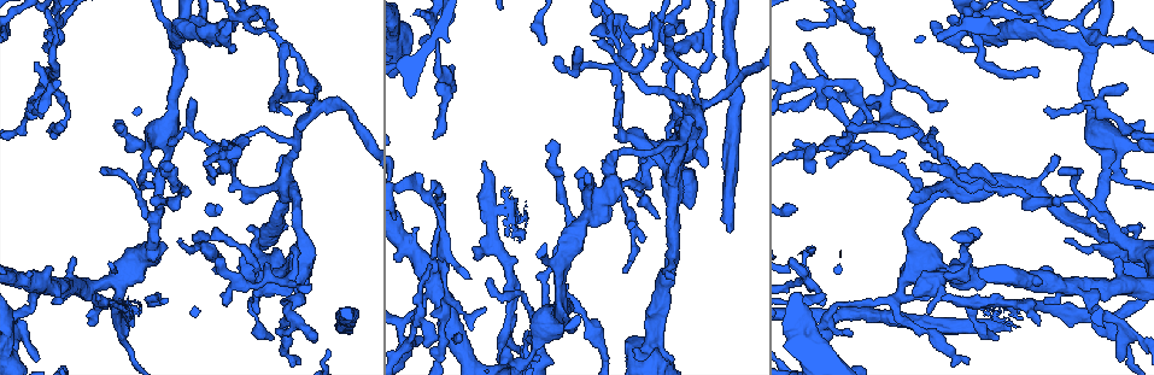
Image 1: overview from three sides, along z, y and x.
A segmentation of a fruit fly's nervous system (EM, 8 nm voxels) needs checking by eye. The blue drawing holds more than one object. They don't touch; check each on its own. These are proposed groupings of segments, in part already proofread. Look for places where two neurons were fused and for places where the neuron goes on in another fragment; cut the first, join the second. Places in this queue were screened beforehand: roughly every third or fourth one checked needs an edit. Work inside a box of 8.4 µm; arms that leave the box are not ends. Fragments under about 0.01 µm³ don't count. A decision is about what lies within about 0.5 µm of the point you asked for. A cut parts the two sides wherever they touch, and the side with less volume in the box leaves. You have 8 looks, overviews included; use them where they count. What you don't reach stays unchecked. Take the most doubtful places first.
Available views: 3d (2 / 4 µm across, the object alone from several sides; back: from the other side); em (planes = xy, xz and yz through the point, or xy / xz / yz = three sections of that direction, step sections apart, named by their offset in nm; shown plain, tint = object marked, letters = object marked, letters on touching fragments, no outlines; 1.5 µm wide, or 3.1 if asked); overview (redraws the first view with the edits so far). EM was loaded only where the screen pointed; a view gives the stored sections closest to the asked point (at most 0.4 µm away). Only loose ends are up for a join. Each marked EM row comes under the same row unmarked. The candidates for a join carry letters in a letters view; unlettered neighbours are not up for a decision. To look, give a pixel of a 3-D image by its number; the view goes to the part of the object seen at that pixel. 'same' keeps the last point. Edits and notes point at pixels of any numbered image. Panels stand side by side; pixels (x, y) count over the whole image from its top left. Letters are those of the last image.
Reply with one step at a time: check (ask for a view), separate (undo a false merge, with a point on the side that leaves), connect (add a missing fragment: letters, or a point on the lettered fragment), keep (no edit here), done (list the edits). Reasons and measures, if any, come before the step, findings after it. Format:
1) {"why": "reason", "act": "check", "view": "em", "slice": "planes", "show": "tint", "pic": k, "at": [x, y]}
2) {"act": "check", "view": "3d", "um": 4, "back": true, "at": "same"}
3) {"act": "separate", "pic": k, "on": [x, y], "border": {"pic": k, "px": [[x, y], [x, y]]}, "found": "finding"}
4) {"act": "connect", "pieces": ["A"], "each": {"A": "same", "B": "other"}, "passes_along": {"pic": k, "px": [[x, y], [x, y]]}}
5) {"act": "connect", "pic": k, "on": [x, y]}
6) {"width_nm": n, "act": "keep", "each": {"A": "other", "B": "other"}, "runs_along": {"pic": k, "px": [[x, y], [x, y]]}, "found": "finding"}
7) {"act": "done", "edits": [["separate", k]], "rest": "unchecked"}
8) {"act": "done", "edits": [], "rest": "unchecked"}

{"why": "branch stops here", "act": "check", "view": "em", "um": 3.1, "slice": "planes", "show": "letters", "pic": 1, "at": [730, 232]}

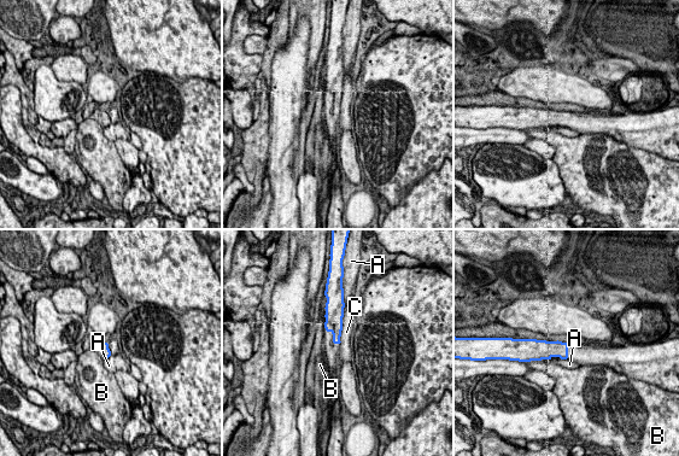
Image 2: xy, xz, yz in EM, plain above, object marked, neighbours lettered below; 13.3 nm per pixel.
{"act": "keep", "each": {"A": "other", "B": "other", "C": "other"}, "border": {"pic": 2, "px": [[345, 305], [340, 335]]}, "found": "none of them fits"}

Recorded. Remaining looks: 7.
{"why": "an open end", "act": "check", "view": "em", "slice": "planes", "show": "letters", "pic": 1, "at": [1122, 86]}

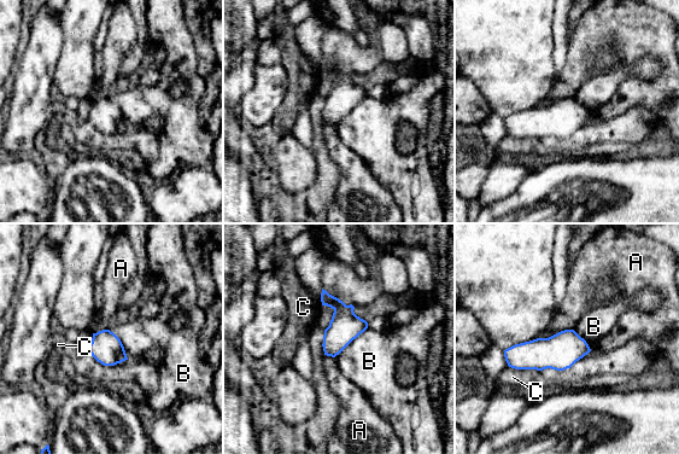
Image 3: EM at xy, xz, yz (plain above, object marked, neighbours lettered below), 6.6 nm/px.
{"longest_contact_nm": ["B", 300], "act": "keep", "each": {"A": "other", "B": "other", "C": "other"}, "border": {"pic": 3, "px": [[367, 327], [334, 358]]}, "found": "no lettered fragment goes on from it"}

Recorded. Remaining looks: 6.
{"why": "tapers out", "act": "check", "view": "em", "slice": "planes", "show": "letters", "pic": 1, "at": [1022, 318]}

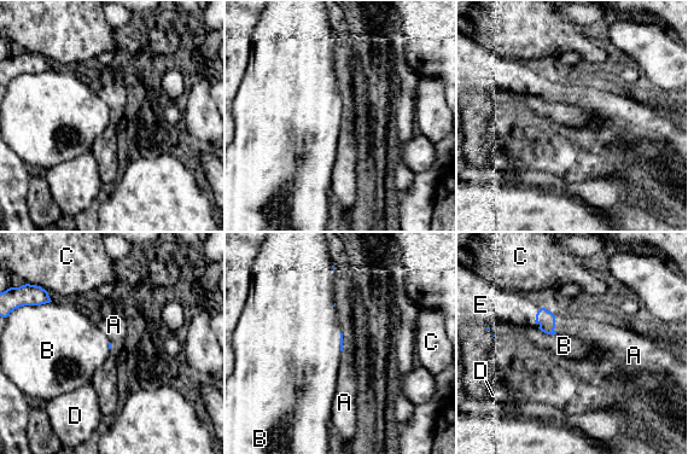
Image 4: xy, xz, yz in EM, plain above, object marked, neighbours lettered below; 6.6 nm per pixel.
{"act": "keep", "each": {"A": "other", "B": "other", "C": "other", "D": "other", "E": "other"}, "border": {"pic": 4, "px": [[537, 327], [547, 333], [555, 335]]}, "found": "no lettered fragment goes on from it"}

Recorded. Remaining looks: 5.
{"act": "done", "edits": [], "rest": "unchecked"}

